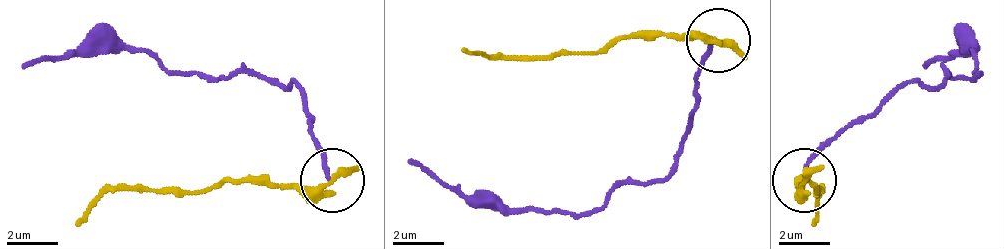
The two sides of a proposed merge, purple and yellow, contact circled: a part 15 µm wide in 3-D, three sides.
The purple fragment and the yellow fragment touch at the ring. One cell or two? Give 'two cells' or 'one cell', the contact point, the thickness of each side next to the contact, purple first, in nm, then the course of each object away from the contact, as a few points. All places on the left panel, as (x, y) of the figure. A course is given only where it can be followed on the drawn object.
two cells; at (332, 180); 150 nm thick on the purple side, 280 nm on the other; purple runs (333, 179), (314, 147), (308, 102), (276, 77), (231, 70), (212, 77), (110, 51), (78, 51), (21, 70); yellow runs (333, 179), (250, 185), (225, 179), (212, 191), (110, 191), (78, 223)

